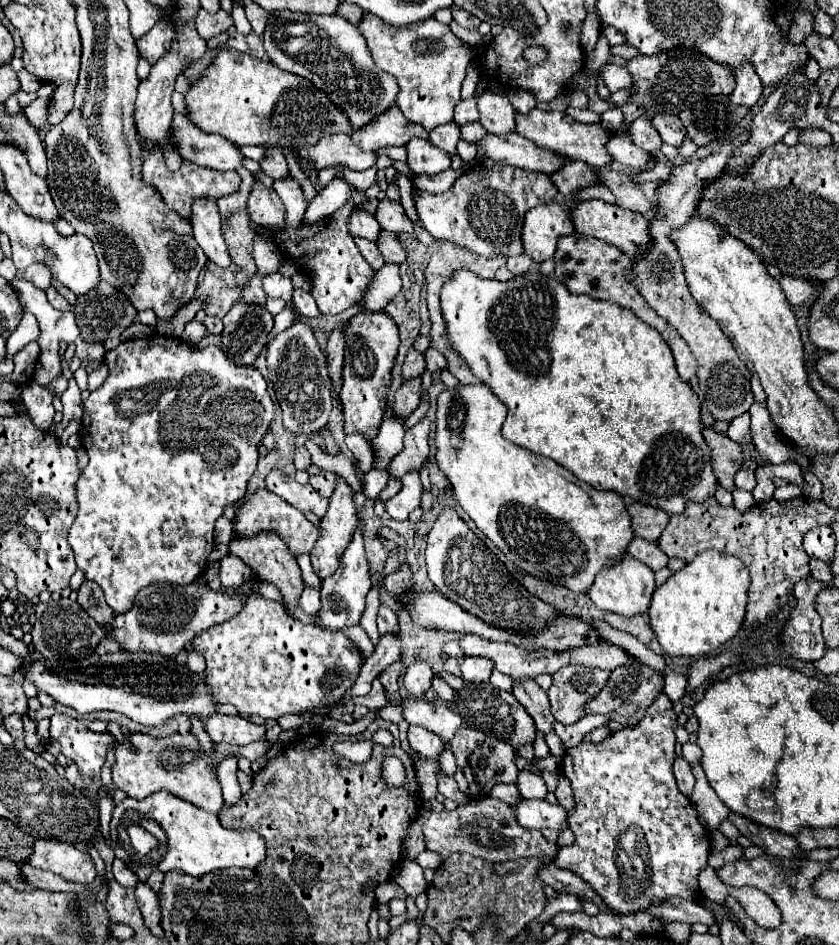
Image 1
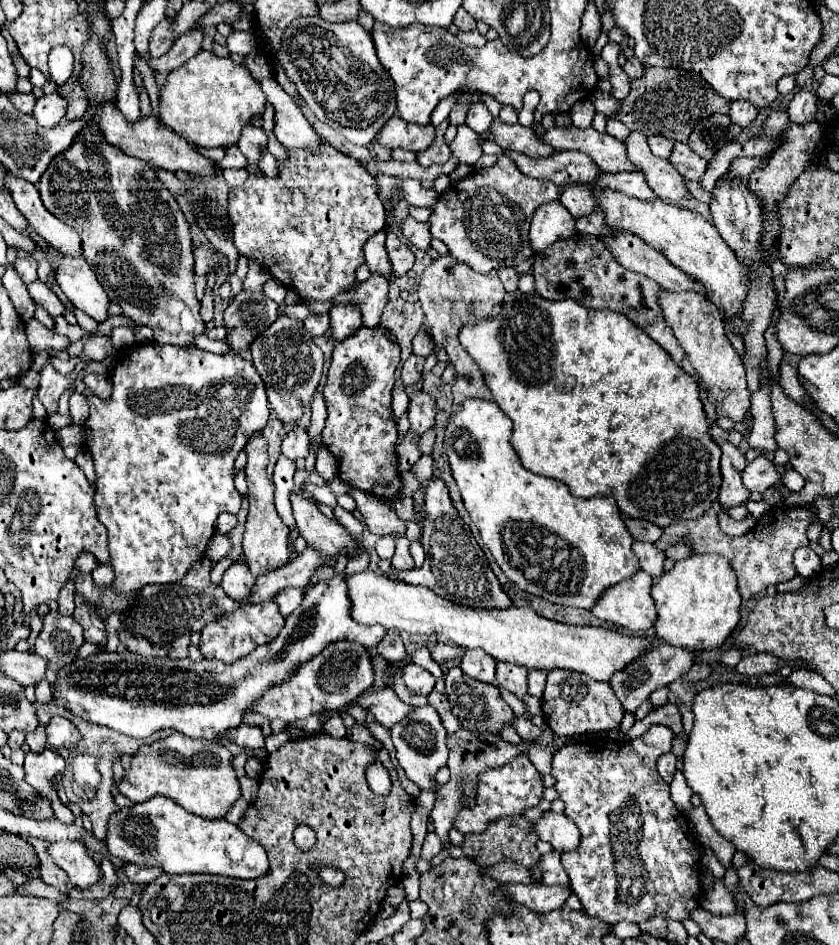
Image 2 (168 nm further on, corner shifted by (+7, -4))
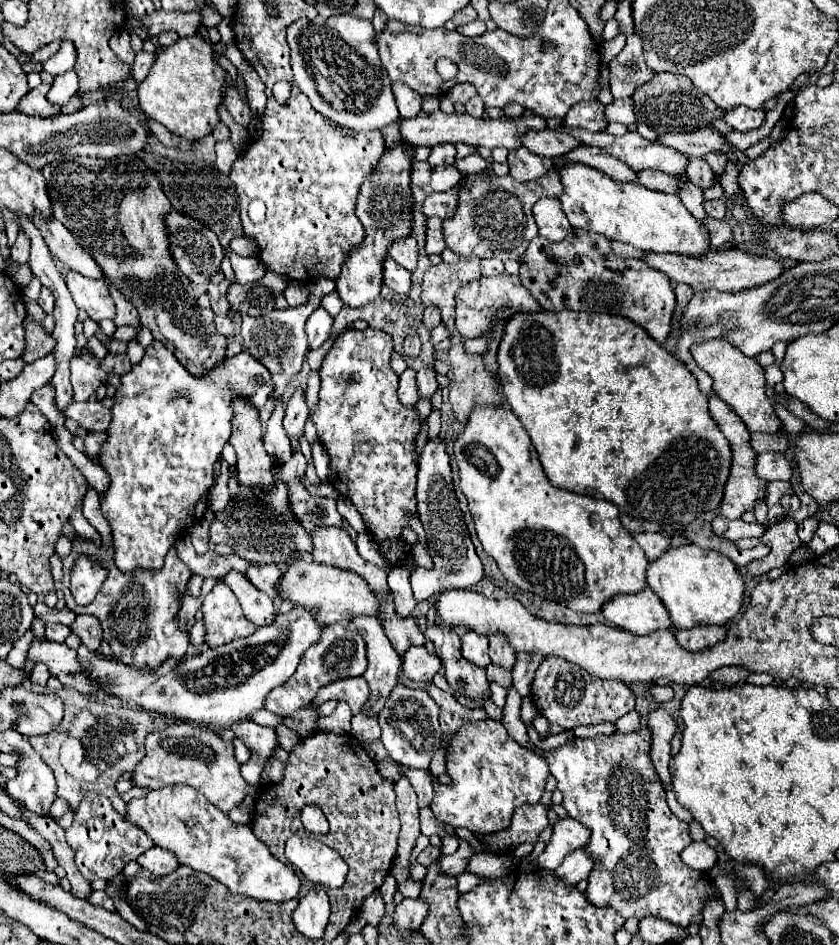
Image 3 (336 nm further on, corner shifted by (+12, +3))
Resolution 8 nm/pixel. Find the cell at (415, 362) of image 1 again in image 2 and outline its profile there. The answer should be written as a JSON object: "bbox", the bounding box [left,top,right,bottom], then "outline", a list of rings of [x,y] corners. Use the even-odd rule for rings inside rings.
{"bbox":[412,331,434,357],"outline":[[[420,331],[414,337],[414,341],[412,341],[412,353],[420,355],[420,357],[428,357],[432,351],[434,351],[434,343],[432,343],[430,335],[424,333],[424,331]]]}

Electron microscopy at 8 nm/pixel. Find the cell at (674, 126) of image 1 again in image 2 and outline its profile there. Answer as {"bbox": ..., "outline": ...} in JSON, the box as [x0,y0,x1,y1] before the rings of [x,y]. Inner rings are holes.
{"bbox":[668,141,706,181],"outline":[[[674,141],[674,147],[672,147],[672,153],[670,153],[668,161],[686,179],[700,181],[702,173],[706,171],[706,159],[702,159],[700,155],[696,155],[688,145],[684,145],[680,141]]]}

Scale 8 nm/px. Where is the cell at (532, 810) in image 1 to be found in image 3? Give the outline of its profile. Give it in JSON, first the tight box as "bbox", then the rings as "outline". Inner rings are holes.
{"bbox":[539,818,591,870],"outline":[[[573,818],[559,820],[553,826],[553,836],[545,852],[539,856],[539,866],[547,870],[555,870],[563,862],[563,856],[567,856],[567,852],[575,848],[583,848],[589,842],[591,838],[589,832],[591,832],[589,828],[585,828],[581,822]]]}

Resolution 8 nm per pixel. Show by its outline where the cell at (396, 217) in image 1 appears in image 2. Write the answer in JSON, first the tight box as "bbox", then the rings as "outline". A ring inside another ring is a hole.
{"bbox":[400,217,432,251],"outline":[[[408,217],[400,223],[400,231],[414,247],[418,247],[422,251],[426,251],[430,247],[430,237],[432,235],[428,231],[428,223],[418,223],[416,219]]]}

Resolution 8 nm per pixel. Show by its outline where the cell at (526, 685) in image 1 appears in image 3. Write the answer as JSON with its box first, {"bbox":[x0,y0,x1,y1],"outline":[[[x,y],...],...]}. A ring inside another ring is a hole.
{"bbox":[489,634,515,670],"outline":[[[501,634],[489,636],[489,656],[493,664],[503,666],[507,670],[511,670],[515,664],[515,648]]]}

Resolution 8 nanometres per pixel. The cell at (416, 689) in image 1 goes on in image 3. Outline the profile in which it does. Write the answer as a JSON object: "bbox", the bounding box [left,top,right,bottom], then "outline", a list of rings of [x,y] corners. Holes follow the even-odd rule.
{"bbox":[403,646,439,682],"outline":[[[413,646],[403,656],[403,674],[415,682],[431,682],[439,668],[439,656],[427,652],[425,646]]]}

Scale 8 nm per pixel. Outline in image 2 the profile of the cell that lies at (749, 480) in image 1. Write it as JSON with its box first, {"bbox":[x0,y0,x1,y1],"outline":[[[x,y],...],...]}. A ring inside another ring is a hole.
{"bbox":[742,457,780,493],"outline":[[[766,457],[754,459],[742,471],[742,483],[748,491],[760,491],[762,493],[764,489],[778,483],[778,479],[780,479],[780,475],[776,473],[774,465]]]}

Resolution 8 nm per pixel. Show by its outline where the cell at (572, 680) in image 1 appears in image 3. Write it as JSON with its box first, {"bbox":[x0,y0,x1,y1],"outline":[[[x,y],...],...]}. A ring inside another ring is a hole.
{"bbox":[531,656,635,730],"outline":[[[545,656],[541,666],[535,672],[535,680],[531,686],[531,698],[535,708],[545,716],[551,724],[557,724],[565,730],[573,730],[577,726],[591,726],[601,722],[615,722],[635,708],[635,694],[625,682],[619,680],[603,680],[589,674],[585,668],[575,666],[559,656]]]}

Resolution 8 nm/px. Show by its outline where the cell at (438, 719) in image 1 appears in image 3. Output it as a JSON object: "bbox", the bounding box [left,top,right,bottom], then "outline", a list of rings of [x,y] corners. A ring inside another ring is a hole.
{"bbox":[313,676,369,716],"outline":[[[355,676],[355,678],[335,680],[335,682],[323,686],[313,702],[317,706],[321,706],[327,700],[345,700],[349,704],[352,715],[355,716],[357,712],[361,712],[363,704],[367,702],[367,696],[369,696],[367,682],[363,680],[363,676]]]}

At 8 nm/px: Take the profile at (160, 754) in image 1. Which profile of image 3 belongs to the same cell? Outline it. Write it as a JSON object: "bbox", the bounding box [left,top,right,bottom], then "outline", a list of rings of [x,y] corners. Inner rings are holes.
{"bbox":[133,722,255,812],"outline":[[[177,722],[165,730],[149,734],[145,748],[147,754],[133,772],[135,786],[153,790],[171,784],[187,784],[203,792],[203,796],[223,812],[239,806],[247,796],[255,796],[255,788],[241,776],[241,764],[235,758],[233,744],[205,726]]]}

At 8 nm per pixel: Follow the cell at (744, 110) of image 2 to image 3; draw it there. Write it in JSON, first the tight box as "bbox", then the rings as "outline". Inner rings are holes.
{"bbox":[725,108,765,132],"outline":[[[733,108],[725,114],[725,122],[737,132],[749,132],[761,128],[761,124],[765,122],[765,112],[751,108]]]}

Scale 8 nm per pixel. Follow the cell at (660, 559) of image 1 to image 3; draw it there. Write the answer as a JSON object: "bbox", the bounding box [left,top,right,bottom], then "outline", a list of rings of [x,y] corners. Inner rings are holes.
{"bbox":[635,532,671,562],"outline":[[[641,532],[641,534],[635,534],[635,540],[647,554],[649,562],[653,562],[657,556],[661,556],[671,544],[671,538],[661,532]]]}

